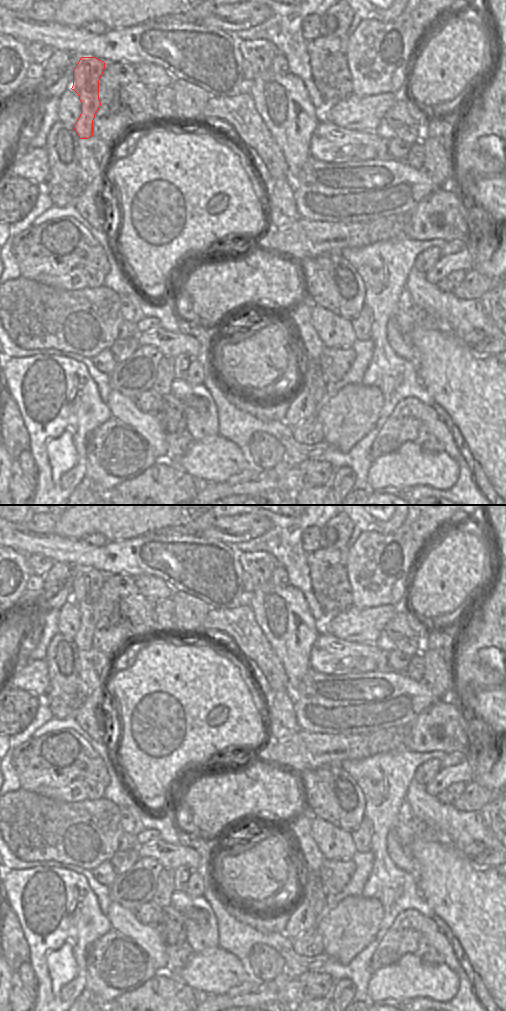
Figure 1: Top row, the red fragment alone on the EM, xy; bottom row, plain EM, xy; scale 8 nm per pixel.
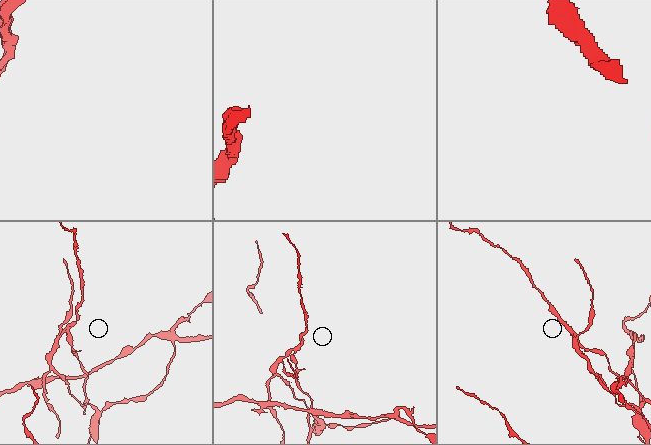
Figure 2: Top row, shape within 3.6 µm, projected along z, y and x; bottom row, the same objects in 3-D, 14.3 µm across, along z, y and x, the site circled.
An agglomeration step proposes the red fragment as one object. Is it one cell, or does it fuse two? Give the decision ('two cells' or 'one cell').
two cells

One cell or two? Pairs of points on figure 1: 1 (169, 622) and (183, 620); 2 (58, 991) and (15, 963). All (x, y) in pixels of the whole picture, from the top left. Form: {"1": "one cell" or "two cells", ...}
{"1": "two cells", "2": "two cells"}

